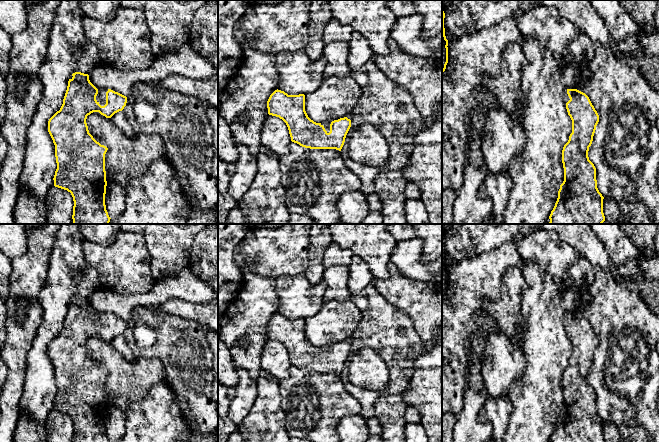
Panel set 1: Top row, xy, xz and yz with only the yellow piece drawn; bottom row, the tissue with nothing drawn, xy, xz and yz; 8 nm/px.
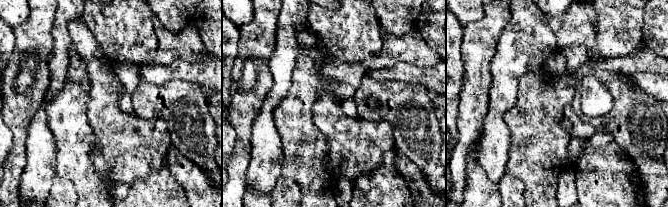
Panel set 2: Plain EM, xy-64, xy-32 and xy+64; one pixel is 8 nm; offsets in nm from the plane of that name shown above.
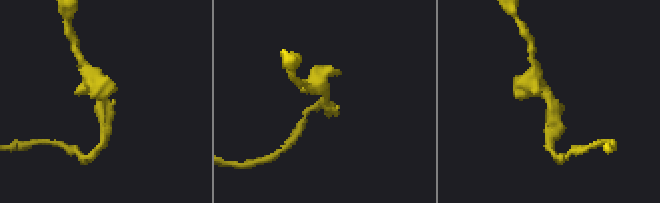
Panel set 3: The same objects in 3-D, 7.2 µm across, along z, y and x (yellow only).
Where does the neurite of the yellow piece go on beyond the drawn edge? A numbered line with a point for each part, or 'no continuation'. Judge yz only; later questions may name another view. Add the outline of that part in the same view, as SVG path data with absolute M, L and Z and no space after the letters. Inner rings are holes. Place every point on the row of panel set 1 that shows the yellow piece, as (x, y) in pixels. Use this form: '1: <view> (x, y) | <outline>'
1: yz (566, 98) | M579 83L573 85L573 86L571 86L571 87L569 87L569 88L566 88L566 91L565 91L564 95L563 95L563 99L564 99L564 101L565 101L565 104L570 100L568 94L567 94L567 90L568 90L568 89L577 89L577 90L583 92L582 89L581 89L581 87L580 87L580 84L579 84ZM583 92L583 93L584 93L584 92Z

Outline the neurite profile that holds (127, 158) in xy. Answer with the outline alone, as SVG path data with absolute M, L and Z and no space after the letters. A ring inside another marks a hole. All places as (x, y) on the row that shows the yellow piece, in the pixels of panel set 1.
M99 112L87 116L86 123L93 138L108 148L105 154L107 183L126 186L132 179L147 174L152 163L166 157L166 147L158 134L139 134L129 138L111 118Z

